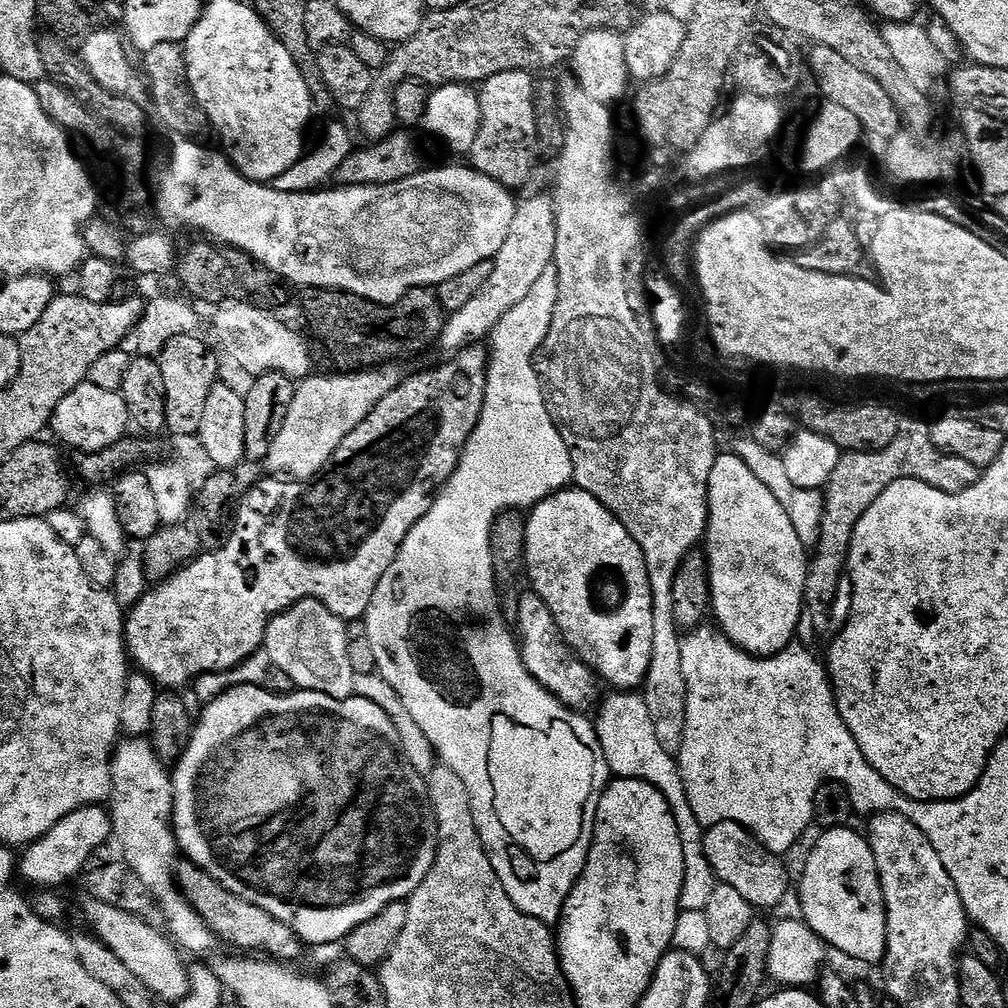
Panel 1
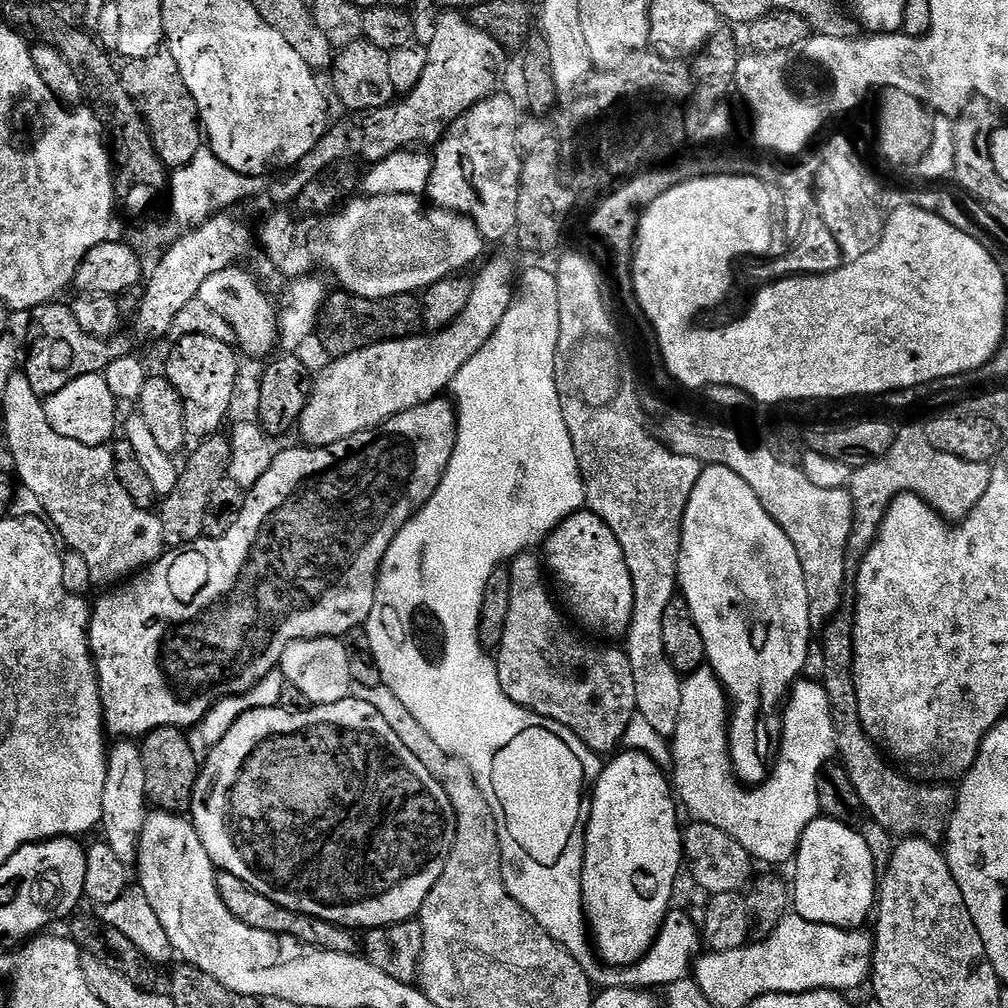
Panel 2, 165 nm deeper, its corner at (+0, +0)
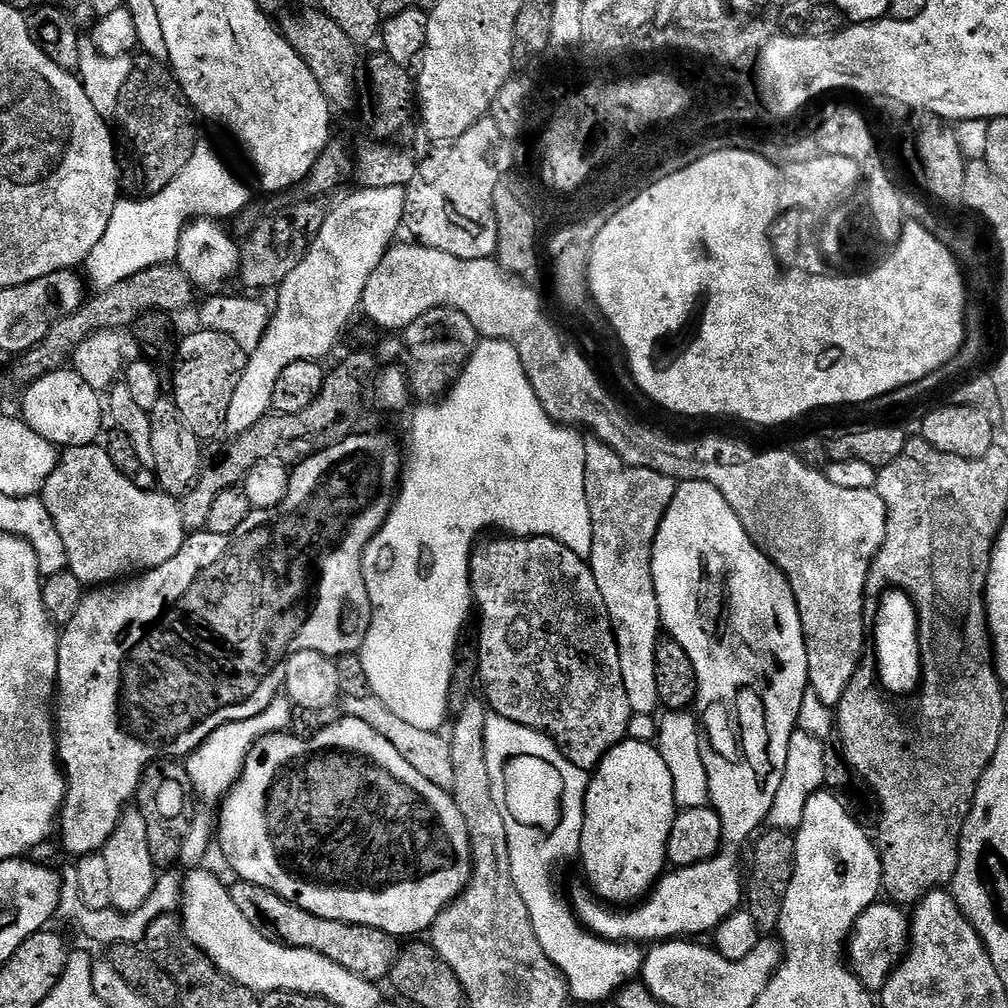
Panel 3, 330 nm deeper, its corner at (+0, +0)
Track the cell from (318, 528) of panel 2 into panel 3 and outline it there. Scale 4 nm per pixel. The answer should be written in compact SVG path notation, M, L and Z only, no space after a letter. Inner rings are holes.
M364 431L347 436L345 440L338 442L338 446L330 446L301 460L291 469L287 503L300 508L300 512L284 512L280 508L259 509L258 516L264 521L257 528L248 526L233 536L219 536L201 530L189 535L181 552L165 565L115 586L93 587L85 595L84 601L78 606L78 614L74 614L60 638L56 679L58 707L54 712L60 762L68 781L68 794L58 817L58 828L59 831L64 831L62 843L65 851L73 857L99 853L108 845L114 830L120 825L120 819L131 805L128 803L137 799L144 771L150 765L169 758L187 758L202 746L202 742L206 742L206 738L210 738L214 730L230 722L256 717L262 710L266 710L283 689L282 669L289 657L301 653L302 650L314 650L323 656L339 658L359 653L363 648L366 634L372 625L372 603L364 577L364 551L391 514L402 483L402 456L400 460L400 448L396 445L395 438L384 432Z

